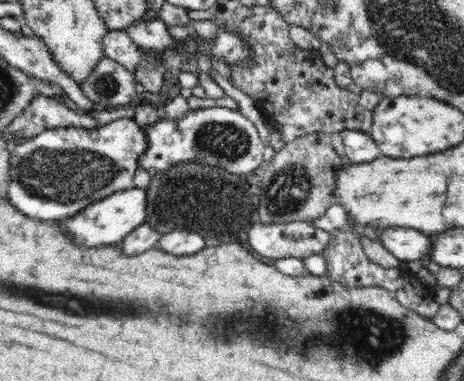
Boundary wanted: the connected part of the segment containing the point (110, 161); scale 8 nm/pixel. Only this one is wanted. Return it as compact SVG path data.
M121 118L94 128L50 128L30 140L18 142L14 150L10 150L9 201L16 210L30 218L60 222L112 193L134 188L139 156L147 151L148 146L143 130L134 119Z

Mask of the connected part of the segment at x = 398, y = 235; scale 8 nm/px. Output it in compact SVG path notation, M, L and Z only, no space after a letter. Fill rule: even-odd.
M388 227L379 230L378 240L384 248L400 261L429 258L431 240L429 235L409 228Z

